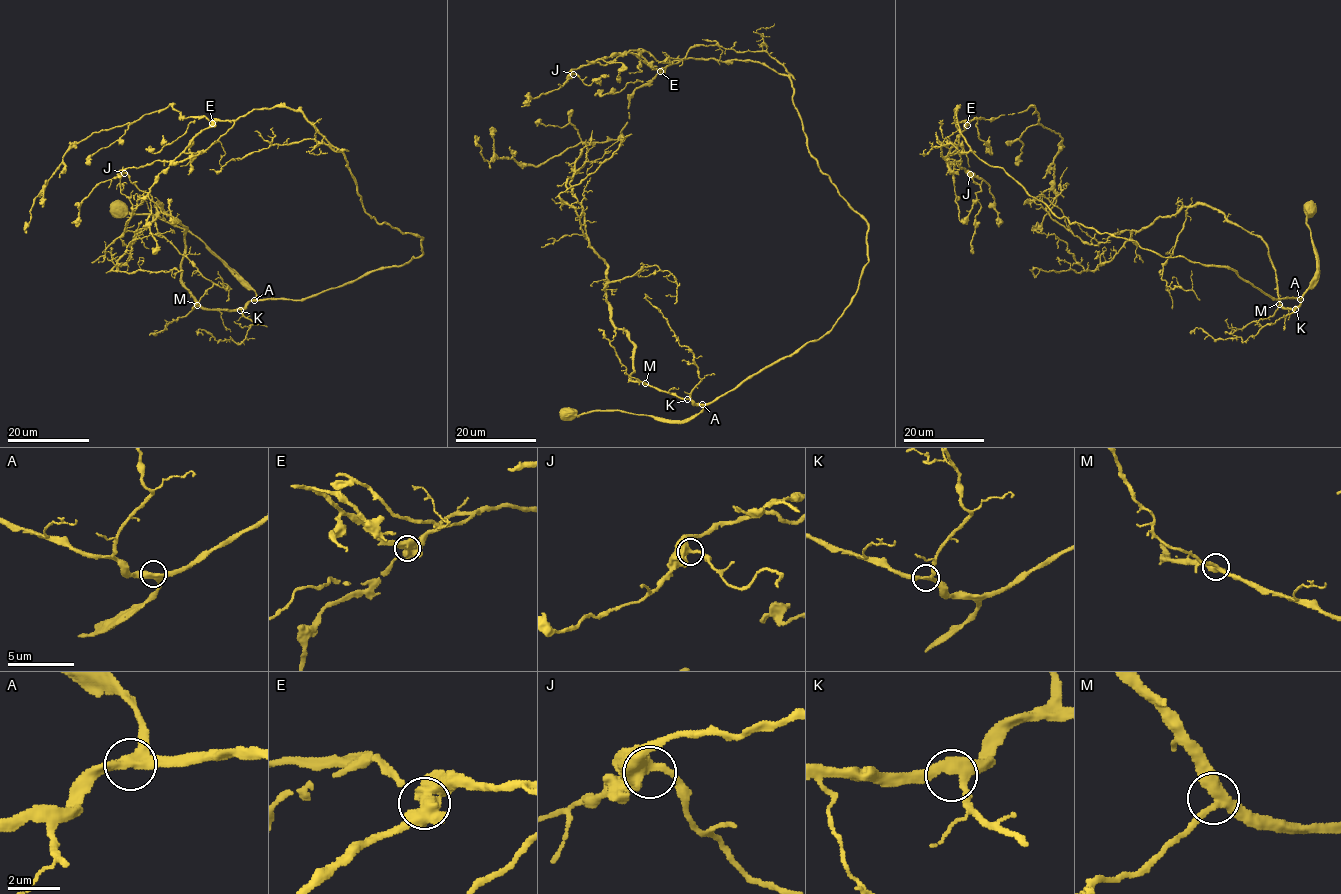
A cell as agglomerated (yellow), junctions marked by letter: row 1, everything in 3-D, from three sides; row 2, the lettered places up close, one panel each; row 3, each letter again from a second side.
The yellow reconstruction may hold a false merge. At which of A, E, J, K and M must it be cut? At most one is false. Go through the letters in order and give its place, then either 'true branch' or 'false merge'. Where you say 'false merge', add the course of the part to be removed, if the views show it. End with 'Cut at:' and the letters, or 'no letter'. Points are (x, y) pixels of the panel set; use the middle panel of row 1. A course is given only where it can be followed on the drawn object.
A: place (702, 404); true branch
E: place (660, 71); false merge; course (660, 71), (631, 53), (612, 54), (597, 60), (623, 65), (618, 75), (620, 82)
J: place (573, 74); true branch
K: place (687, 399); true branch
M: place (645, 383); true branch
Cut at: E

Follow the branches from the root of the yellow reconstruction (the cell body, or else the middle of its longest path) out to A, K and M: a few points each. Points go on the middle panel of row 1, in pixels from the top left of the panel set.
A: (567, 413), (579, 415), (621, 410), (671, 420), (689, 420), (703, 408), (702, 404)
K: (567, 413), (579, 415), (621, 410), (671, 420), (689, 420), (703, 406), (695, 405), (687, 399)
M: (567, 413), (579, 415), (621, 410), (671, 420), (689, 420), (703, 408), (688, 399), (658, 391), (645, 383)

